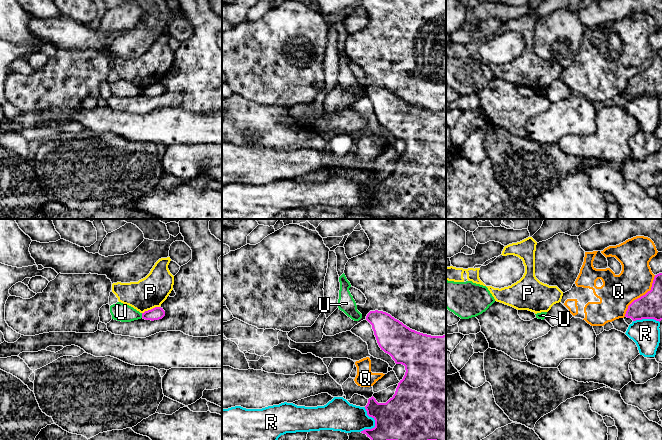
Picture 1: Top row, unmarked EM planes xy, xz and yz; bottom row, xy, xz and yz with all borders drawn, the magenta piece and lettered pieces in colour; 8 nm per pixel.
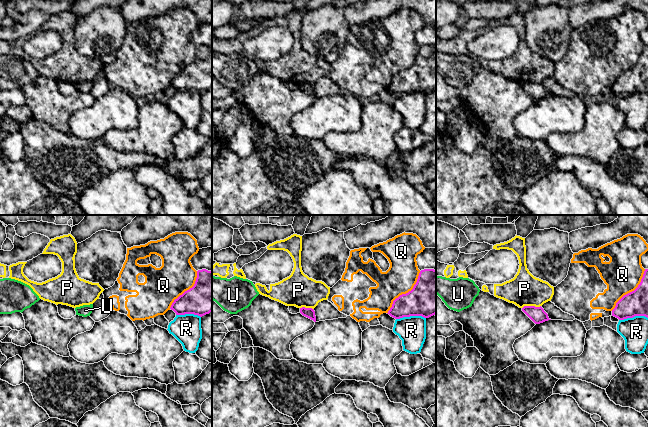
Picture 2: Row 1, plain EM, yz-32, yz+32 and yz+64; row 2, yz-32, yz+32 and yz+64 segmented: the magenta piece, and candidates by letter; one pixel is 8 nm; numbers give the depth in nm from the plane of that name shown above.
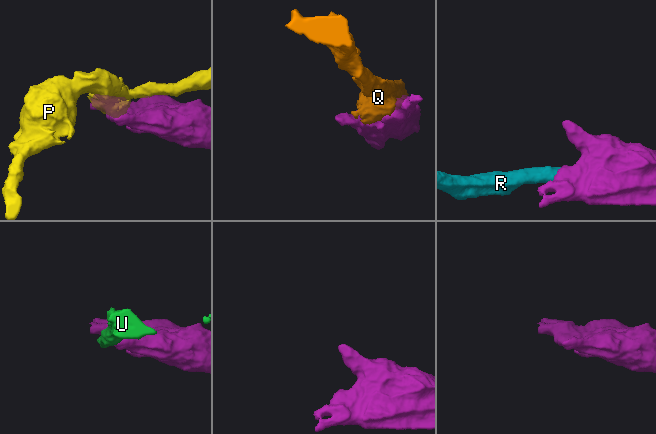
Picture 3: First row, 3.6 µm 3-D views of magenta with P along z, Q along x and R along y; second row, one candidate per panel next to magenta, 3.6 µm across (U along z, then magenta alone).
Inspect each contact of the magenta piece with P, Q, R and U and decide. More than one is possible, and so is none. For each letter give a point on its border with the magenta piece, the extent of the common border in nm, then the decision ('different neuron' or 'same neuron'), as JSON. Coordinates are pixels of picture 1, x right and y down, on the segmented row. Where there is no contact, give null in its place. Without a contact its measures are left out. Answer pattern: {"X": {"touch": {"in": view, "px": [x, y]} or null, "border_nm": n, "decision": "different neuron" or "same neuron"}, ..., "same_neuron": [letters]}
{"P": {"touch": {"in": "xy", "px": [151, 309]}, "border_nm": 160, "decision": "different neuron"}, "Q": {"touch": {"in": "yz", "px": [641, 296]}, "border_nm": 420, "decision": "different neuron"}, "R": {"touch": {"in": "xz", "px": [375, 423]}, "border_nm": 200, "decision": "different neuron"}, "U": {"touch": {"in": "xy", "px": [142, 315]}, "border_nm": 40, "decision": "different neuron"}, "same_neuron": []}

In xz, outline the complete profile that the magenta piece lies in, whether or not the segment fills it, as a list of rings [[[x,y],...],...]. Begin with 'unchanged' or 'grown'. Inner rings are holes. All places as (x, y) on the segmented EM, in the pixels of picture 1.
unchanged; [[[378,310],[370,311],[366,316],[366,320],[372,325],[374,335],[381,350],[389,354],[396,364],[404,365],[406,372],[403,379],[398,383],[395,394],[386,403],[378,403],[373,396],[368,399],[365,409],[367,415],[375,420],[375,427],[365,429],[361,431],[361,433],[366,434],[371,440],[446,440],[446,334],[443,336],[431,336],[417,332],[404,325],[390,314]]]

